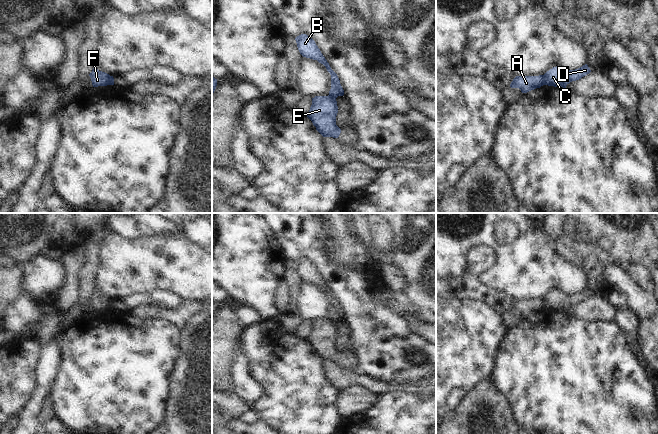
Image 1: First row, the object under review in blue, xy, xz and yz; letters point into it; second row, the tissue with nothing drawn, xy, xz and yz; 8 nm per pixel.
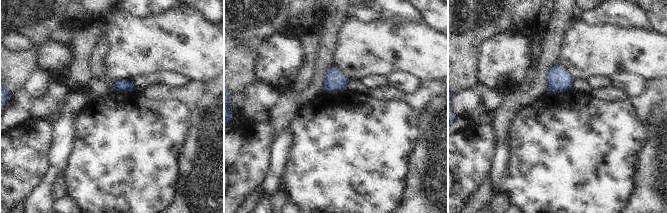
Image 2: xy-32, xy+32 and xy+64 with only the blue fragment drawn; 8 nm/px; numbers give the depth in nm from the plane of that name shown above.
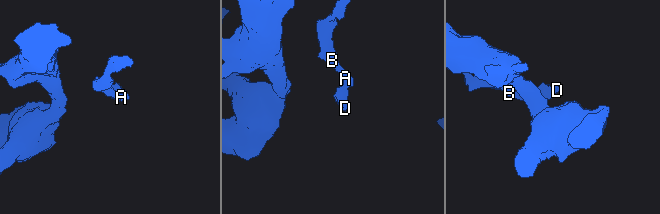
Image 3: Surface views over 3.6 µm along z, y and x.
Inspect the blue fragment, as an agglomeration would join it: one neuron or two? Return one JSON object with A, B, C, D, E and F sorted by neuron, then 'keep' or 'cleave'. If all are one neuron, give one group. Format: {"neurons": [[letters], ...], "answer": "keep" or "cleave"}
{"neurons": [["A", "B"], ["C", "D", "E", "F"]], "answer": "cleave"}

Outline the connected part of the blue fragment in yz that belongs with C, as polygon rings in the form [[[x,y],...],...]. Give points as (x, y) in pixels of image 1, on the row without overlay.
[[[587,288],[575,294],[564,294],[556,290],[543,299],[545,302],[544,309],[566,312],[570,306],[579,304],[590,296]]]

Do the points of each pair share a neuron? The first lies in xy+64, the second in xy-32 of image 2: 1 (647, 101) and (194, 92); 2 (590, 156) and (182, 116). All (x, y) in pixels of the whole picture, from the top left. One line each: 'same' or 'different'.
1: same
2: same

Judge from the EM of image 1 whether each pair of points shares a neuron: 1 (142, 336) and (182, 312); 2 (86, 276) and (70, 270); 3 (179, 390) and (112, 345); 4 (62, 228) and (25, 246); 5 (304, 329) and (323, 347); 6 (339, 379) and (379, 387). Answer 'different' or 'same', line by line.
1: different
2: different
3: different
4: different
5: different
6: same

